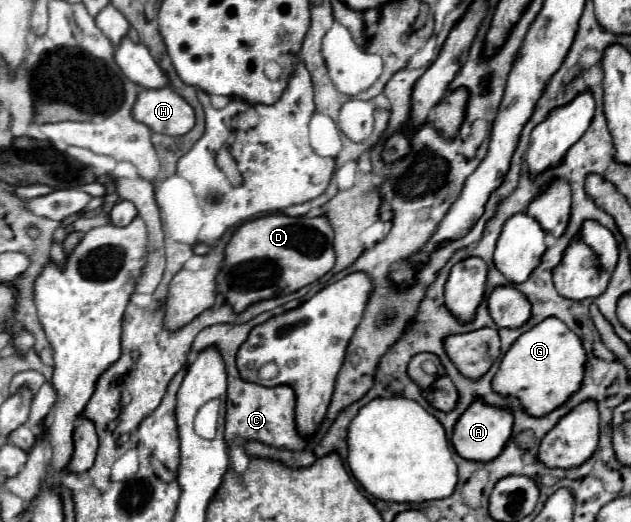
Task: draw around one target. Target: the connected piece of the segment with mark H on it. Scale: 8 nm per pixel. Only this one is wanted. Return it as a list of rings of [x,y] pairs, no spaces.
[[[171,87],[141,89],[133,105],[133,117],[145,123],[153,133],[179,137],[195,125],[193,107]]]

